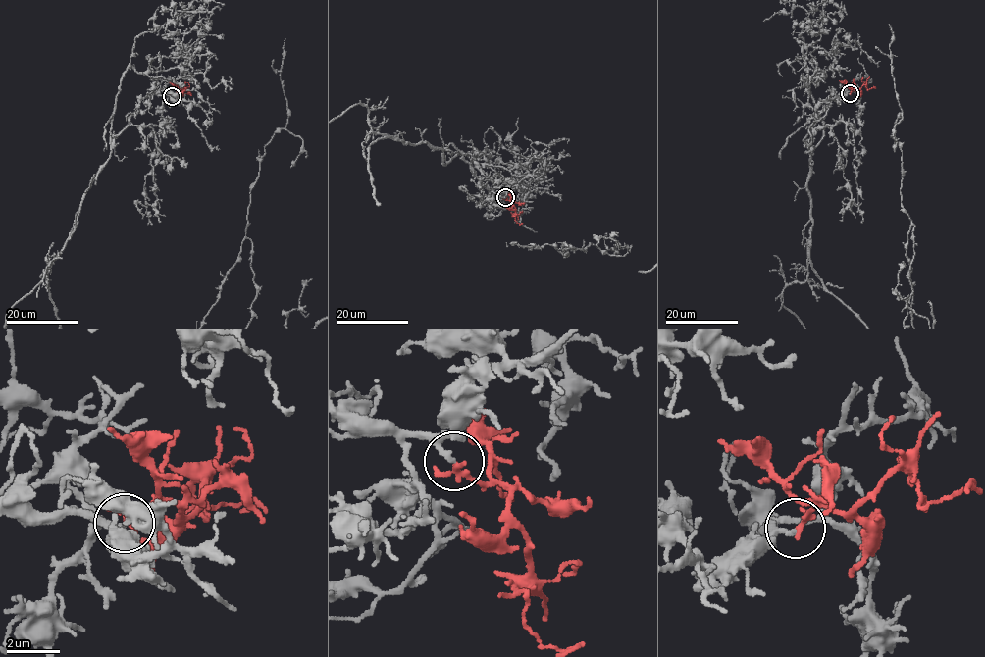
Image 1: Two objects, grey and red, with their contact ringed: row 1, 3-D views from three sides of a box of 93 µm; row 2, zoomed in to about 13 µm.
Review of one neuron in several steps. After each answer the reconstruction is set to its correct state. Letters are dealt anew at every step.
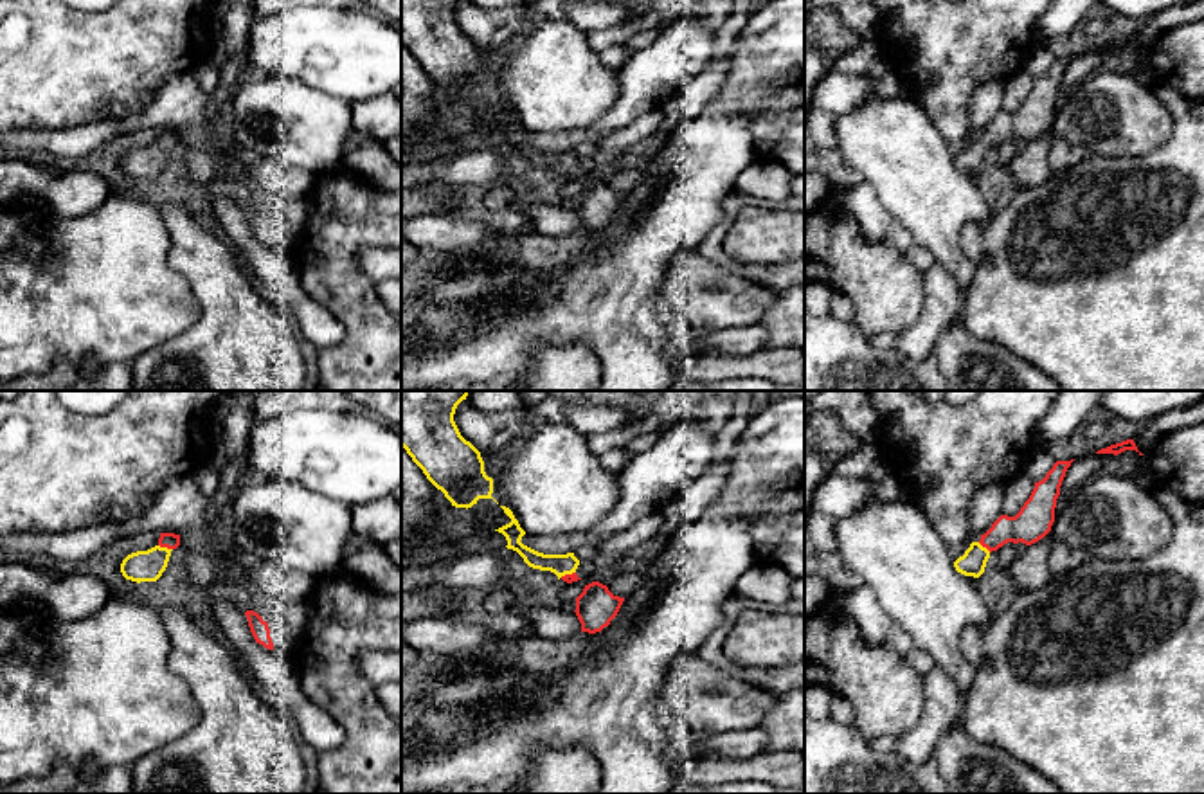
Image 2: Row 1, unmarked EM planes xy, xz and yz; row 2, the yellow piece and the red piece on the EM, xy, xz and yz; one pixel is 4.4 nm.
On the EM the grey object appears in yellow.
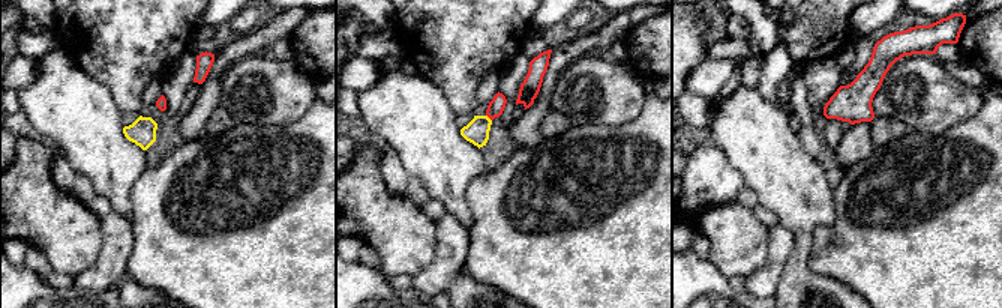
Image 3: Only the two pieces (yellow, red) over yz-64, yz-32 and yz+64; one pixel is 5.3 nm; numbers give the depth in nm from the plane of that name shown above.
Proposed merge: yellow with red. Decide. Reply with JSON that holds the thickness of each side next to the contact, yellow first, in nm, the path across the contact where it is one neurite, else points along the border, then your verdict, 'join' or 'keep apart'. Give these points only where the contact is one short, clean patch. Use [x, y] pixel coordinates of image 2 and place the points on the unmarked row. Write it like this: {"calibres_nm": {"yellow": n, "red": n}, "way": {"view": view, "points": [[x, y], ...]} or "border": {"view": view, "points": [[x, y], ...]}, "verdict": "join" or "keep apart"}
{"calibres_nm": {"yellow": 140, "red": 70}, "way": {"view": "xy", "points": [[144, 162], [166, 144], [170, 137]]}, "verdict": "join"}

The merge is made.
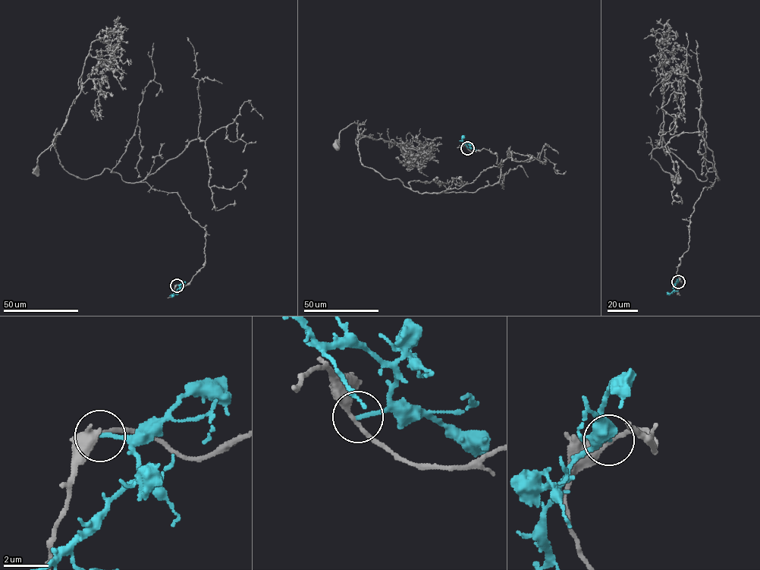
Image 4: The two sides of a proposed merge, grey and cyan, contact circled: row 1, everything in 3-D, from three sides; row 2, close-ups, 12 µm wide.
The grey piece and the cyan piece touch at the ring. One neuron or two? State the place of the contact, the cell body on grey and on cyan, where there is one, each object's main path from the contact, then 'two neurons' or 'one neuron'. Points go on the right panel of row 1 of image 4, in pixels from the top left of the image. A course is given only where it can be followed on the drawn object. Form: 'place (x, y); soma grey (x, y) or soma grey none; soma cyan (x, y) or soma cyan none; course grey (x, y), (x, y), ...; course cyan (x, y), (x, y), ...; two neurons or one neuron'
place (678, 281); soma grey (677, 178); soma cyan none; course grey (678, 281), (694, 204), (719, 180), (710, 168), (699, 181), (662, 140), (651, 156), (677, 179); course cyan (678, 281), (673, 291), (667, 292); two neurons

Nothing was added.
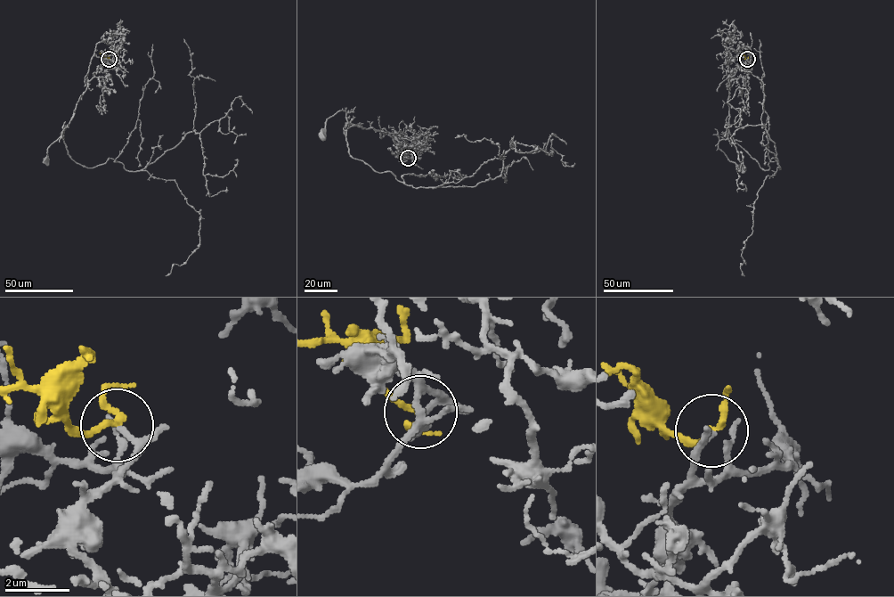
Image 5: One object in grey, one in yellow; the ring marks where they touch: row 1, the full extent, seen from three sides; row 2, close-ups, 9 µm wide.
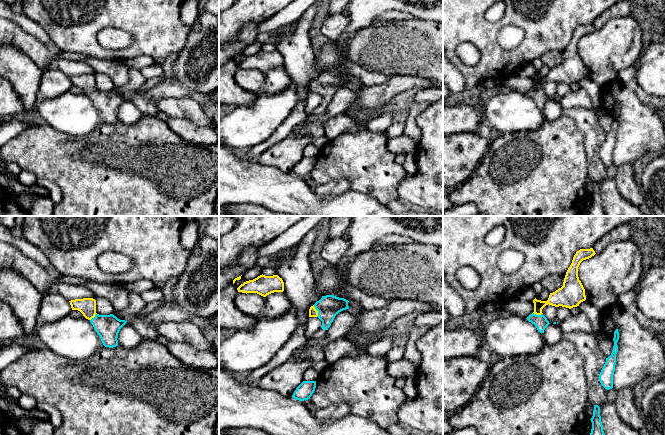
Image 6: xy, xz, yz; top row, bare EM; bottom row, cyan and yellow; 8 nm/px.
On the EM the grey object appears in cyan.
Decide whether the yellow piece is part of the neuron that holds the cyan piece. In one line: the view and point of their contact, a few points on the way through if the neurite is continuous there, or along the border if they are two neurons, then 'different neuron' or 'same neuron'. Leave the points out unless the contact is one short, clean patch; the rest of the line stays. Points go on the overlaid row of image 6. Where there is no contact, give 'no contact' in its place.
meets cyan in xz at (317, 310); runs through xz (328, 306), (325, 309), (317, 310), (313, 312); same neuron

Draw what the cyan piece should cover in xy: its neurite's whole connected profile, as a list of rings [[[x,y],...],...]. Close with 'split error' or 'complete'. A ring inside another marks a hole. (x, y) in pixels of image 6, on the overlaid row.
[[[93,298],[75,299],[69,302],[72,310],[80,311],[91,322],[105,347],[118,346],[118,333],[127,321],[120,320],[113,314],[97,314],[96,300]]] | split error

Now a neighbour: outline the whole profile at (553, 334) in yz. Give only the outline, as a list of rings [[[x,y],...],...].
[[[549,324],[544,330],[546,344],[553,345],[562,340],[563,332],[556,324]]]

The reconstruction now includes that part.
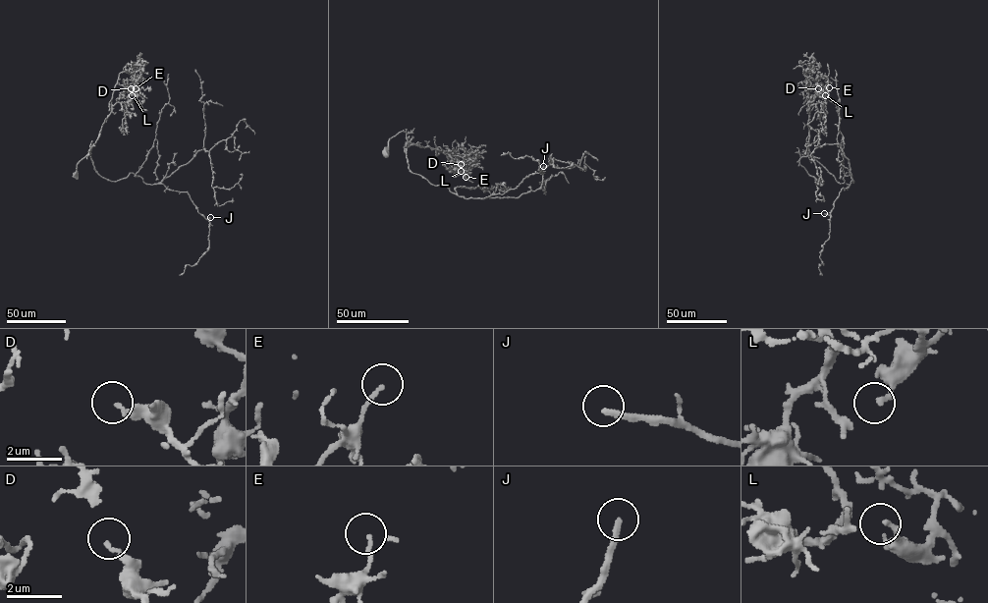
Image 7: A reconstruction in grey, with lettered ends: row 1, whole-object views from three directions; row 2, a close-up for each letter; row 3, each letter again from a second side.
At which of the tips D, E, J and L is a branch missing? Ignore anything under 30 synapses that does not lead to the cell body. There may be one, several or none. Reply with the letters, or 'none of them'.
J

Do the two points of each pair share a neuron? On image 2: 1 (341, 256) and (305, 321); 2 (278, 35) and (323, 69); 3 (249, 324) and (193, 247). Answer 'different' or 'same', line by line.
1: different
2: same
3: same

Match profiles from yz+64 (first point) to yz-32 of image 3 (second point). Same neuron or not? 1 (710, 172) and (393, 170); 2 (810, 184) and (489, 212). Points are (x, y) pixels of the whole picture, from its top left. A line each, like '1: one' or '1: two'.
1: one
2: two

